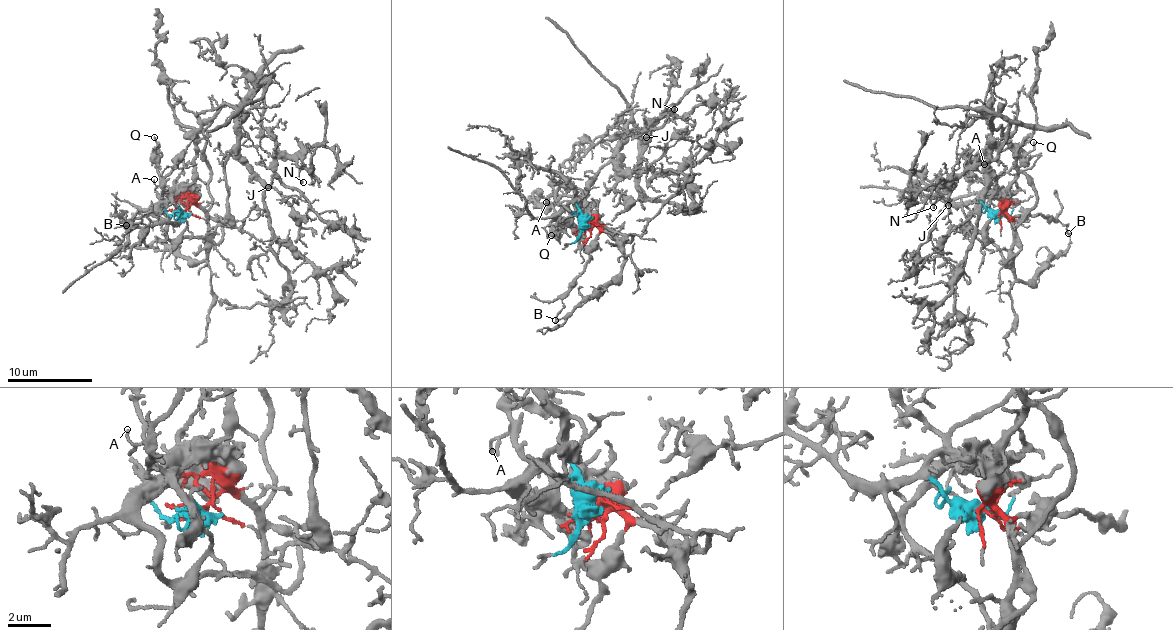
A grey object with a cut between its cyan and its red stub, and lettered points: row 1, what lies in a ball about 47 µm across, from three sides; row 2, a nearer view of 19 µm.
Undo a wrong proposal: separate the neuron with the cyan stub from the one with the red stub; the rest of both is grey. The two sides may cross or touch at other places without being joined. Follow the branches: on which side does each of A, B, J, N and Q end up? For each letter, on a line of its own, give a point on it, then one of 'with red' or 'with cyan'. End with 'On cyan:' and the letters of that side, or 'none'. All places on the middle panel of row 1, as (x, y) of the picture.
A: at (546, 202); with cyan
B: at (555, 320); with red
J: at (646, 137); with red
N: at (674, 109); with red
Q: at (551, 235); with cyan
On cyan: A, Q

